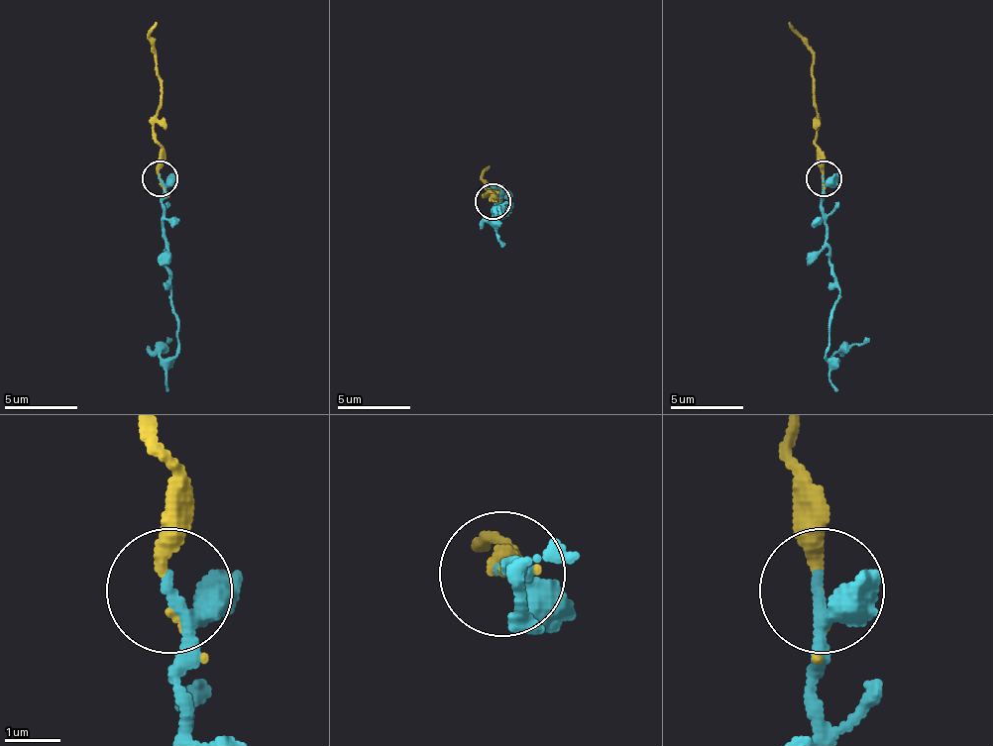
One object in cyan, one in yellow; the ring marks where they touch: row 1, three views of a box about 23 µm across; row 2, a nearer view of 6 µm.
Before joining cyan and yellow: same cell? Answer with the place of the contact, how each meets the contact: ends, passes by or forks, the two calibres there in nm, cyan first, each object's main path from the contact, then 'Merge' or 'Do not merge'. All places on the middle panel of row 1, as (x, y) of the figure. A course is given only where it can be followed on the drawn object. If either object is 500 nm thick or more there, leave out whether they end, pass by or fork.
Place: (493, 201). At the ring cyan passes by. At the ring yellow passes by. Thickness 220 nm (cyan) against 140 nm. Course of cyan: (494, 202), (496, 198), (504, 217), (511, 206), (496, 209), (494, 228), (504, 246). Course of yellow: (494, 202), (483, 176), (490, 165). Merge

